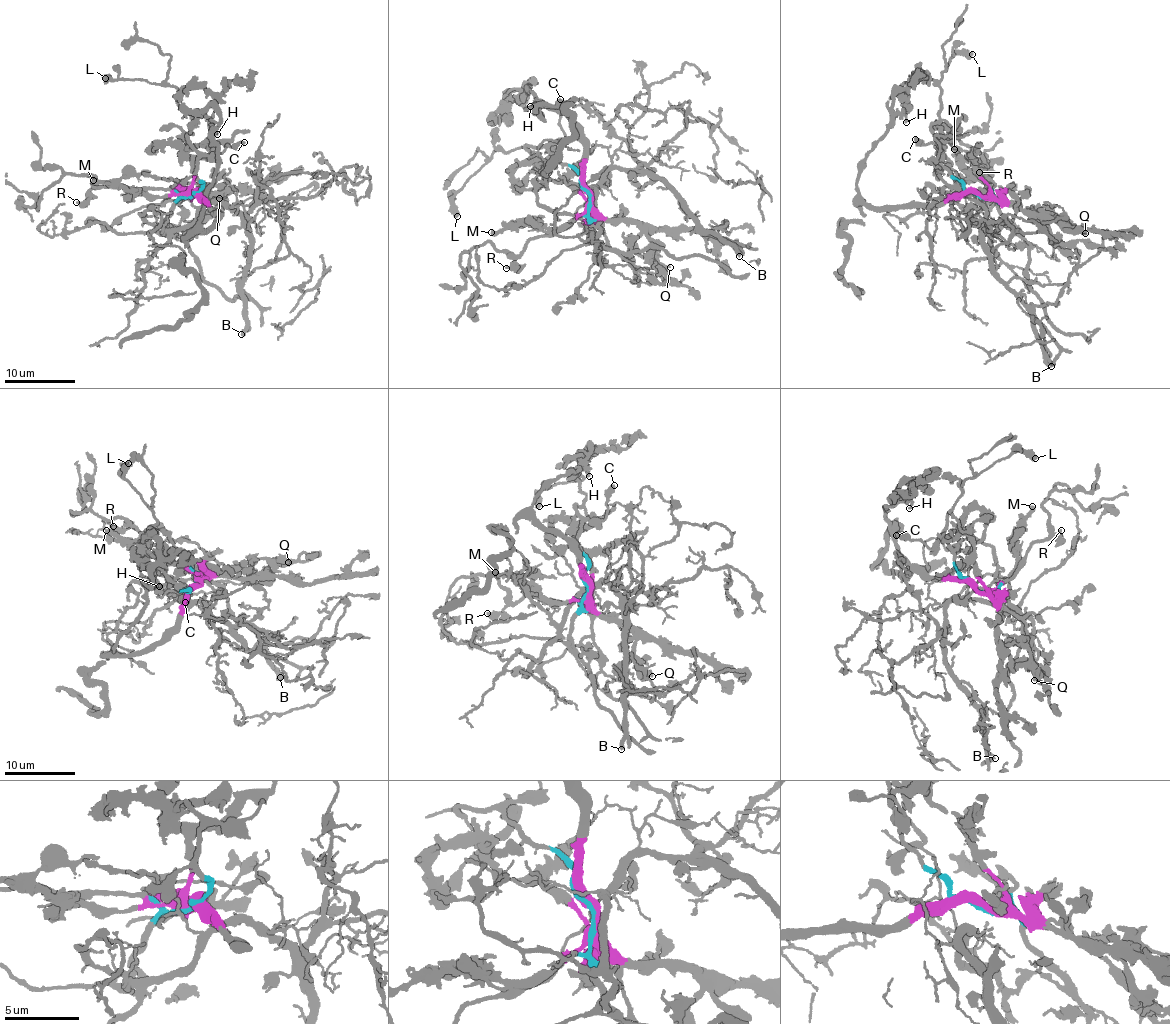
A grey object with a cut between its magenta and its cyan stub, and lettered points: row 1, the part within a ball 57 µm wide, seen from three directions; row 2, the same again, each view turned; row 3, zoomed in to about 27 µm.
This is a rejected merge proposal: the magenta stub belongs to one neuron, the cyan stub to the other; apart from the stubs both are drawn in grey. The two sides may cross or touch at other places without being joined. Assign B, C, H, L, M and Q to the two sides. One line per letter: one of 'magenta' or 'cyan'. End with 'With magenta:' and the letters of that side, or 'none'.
B: cyan
C: cyan
H: magenta
L: cyan
M: magenta
Q: magenta
With magenta: H, M, Q

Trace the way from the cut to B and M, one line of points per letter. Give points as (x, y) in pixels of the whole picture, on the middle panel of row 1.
B: (585, 192), (600, 240), (594, 243), (600, 180), (611, 169), (635, 170), (669, 184), (739, 257)
M: (585, 192), (590, 195), (590, 202), (583, 212), (569, 222), (545, 229), (510, 225), (491, 233)

